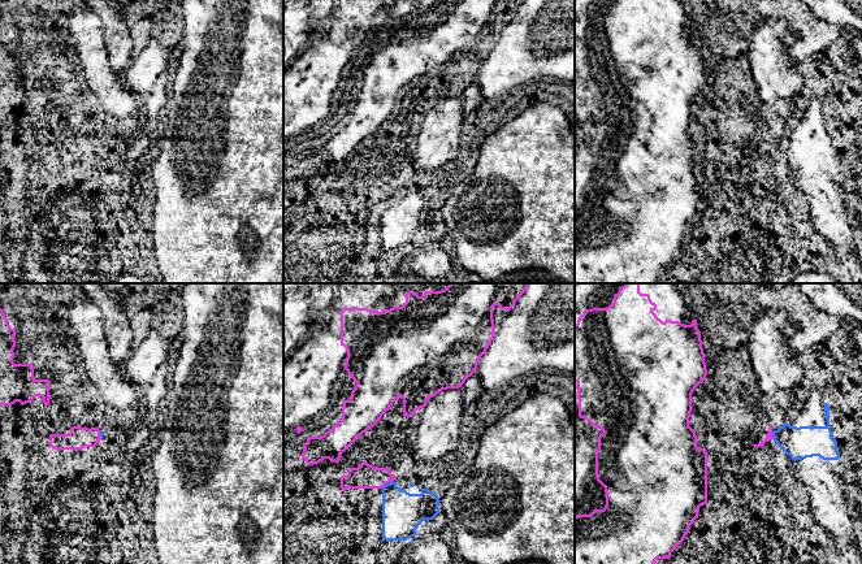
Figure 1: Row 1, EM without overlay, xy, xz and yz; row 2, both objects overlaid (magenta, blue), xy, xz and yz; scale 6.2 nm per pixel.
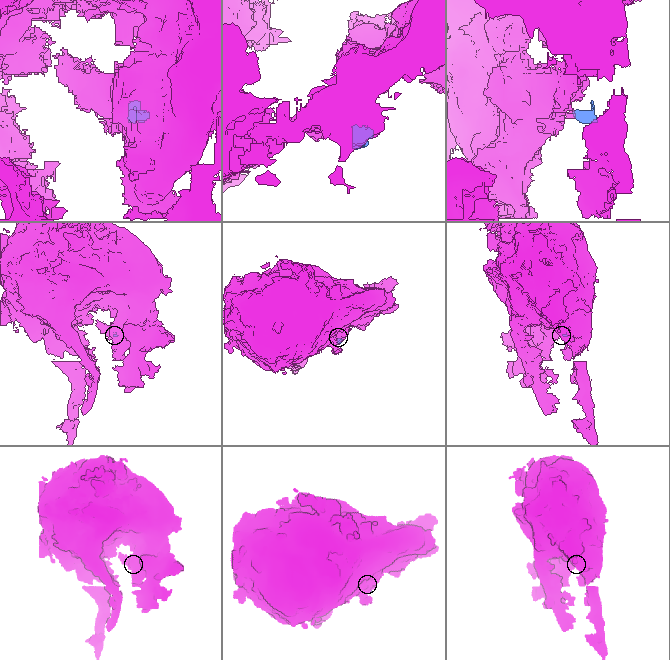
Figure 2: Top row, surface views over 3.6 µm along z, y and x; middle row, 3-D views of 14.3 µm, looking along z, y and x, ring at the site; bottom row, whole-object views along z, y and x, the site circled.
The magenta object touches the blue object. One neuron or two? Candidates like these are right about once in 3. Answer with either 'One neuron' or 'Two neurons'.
Two neurons

